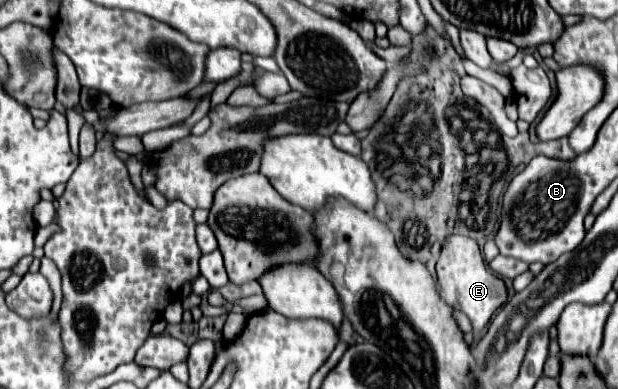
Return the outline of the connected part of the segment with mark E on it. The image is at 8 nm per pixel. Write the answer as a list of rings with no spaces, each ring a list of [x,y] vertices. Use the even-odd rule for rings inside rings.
[[[449,236],[443,244],[441,256],[437,260],[437,278],[439,278],[439,294],[445,302],[451,304],[451,292],[455,292],[455,304],[461,312],[465,312],[471,320],[473,332],[479,334],[489,324],[495,310],[499,310],[507,302],[507,288],[503,280],[493,274],[493,270],[485,264],[481,250],[473,238],[467,236]]]

